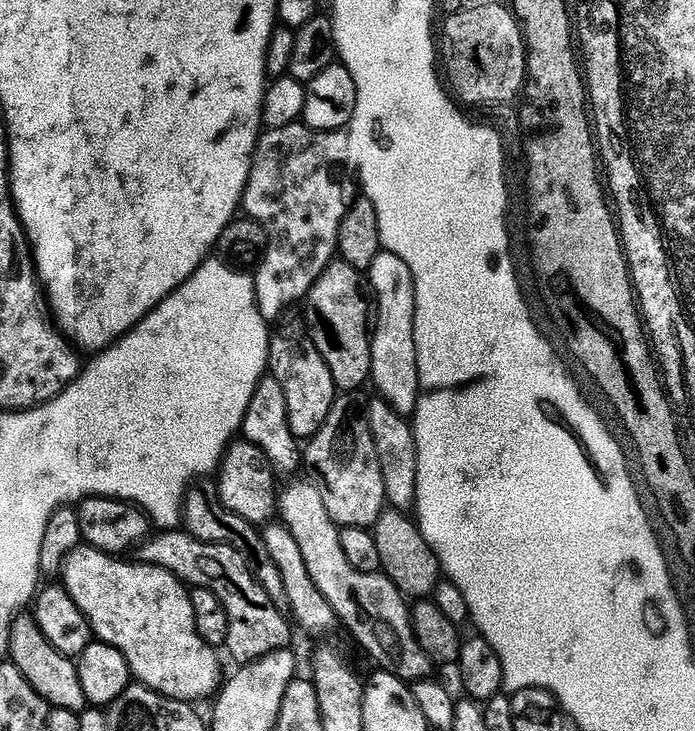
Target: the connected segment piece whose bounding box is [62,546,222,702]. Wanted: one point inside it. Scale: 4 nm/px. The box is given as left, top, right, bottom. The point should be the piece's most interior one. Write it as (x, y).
(150, 623)

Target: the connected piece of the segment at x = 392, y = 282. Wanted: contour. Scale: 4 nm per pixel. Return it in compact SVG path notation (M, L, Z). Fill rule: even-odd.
M380 250L373 255L366 269L368 284L372 287L372 294L376 298L376 329L370 332L370 384L377 388L379 395L394 411L399 412L405 418L411 417L414 411L414 397L418 392L418 381L416 378L416 362L414 346L412 345L412 288L408 285L410 279L405 264L399 260L390 250Z

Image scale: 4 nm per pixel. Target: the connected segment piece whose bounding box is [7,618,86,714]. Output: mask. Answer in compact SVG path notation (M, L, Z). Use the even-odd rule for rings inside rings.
M17 618L13 621L7 659L16 669L16 673L28 683L29 688L52 708L61 708L73 714L85 711L86 699L76 676L75 663L69 657L55 652L38 634L31 619Z

